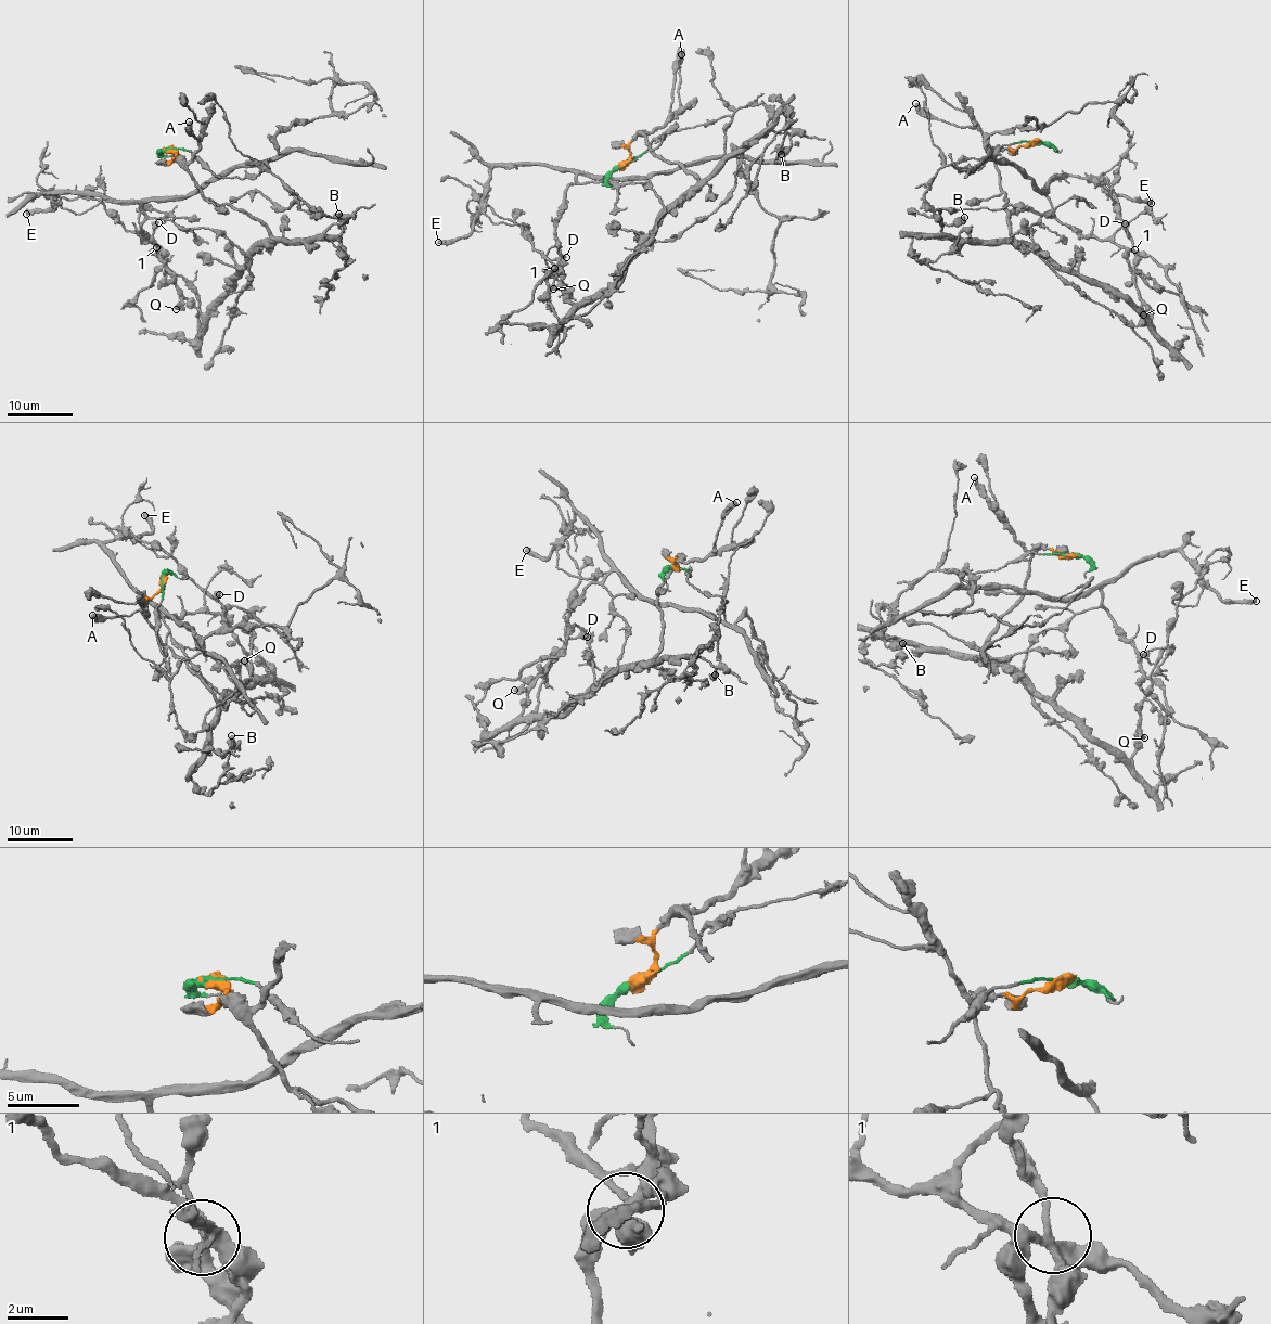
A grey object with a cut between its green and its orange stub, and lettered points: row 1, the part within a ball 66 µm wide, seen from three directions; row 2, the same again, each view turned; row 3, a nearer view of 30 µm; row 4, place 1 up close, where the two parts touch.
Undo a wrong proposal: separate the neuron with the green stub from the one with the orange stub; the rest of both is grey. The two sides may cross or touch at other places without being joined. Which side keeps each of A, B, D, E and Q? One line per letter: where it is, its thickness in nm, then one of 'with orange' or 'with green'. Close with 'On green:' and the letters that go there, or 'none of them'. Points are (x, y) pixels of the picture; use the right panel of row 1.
A: place (915, 103); calibre 480 nm; with orange
B: place (964, 217); calibre 600 nm; with orange
D: place (1125, 223); calibre 550 nm; with orange
E: place (1151, 203); calibre 460 nm; with green
Q: place (1143, 315); calibre 480 nm; with orange
On green: E

